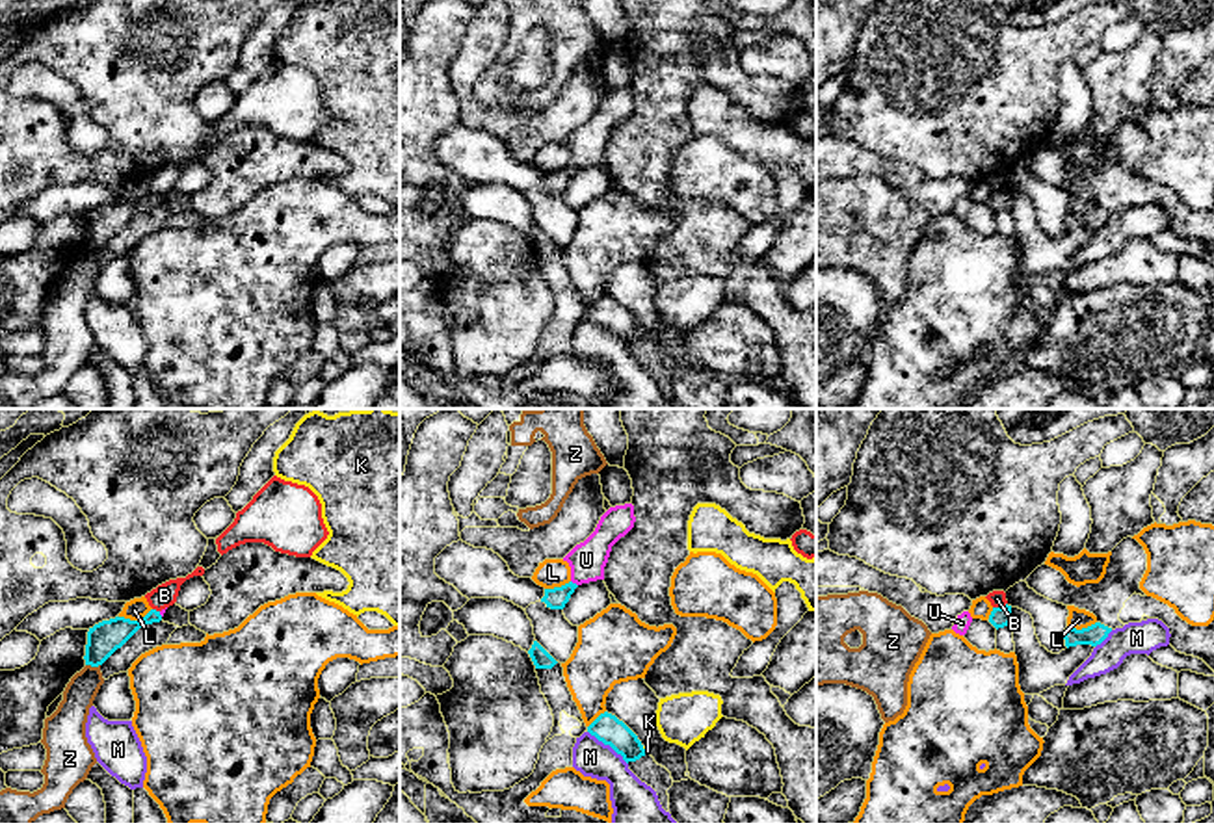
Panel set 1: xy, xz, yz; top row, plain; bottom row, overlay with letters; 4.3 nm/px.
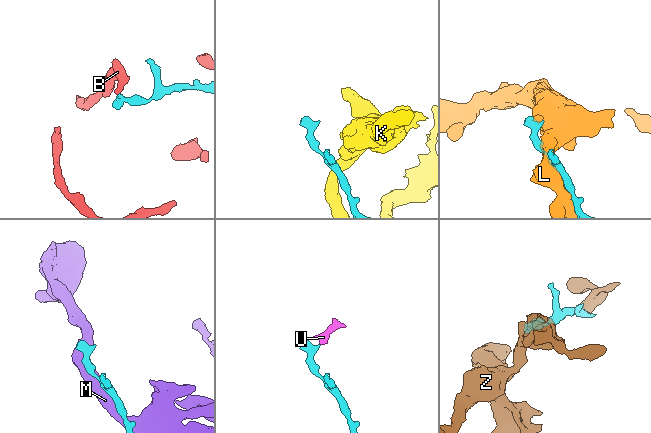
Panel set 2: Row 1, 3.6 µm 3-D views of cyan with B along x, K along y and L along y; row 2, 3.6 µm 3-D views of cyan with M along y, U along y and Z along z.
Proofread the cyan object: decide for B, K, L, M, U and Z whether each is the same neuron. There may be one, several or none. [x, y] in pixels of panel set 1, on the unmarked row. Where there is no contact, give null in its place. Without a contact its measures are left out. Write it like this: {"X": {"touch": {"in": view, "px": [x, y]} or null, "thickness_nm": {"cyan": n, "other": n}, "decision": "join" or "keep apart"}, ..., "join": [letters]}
{"B": {"touch": {"in": "yz", "px": [1001, 190]}, "thickness_nm": {"cyan": 90, "other": 70}, "decision": "keep apart"}, "K": {"touch": {"in": "xz", "px": [644, 335]}, "thickness_nm": {"cyan": 120, "other": 20}, "decision": "keep apart"}, "L": {"touch": {"in": "xy", "px": [134, 205]}, "thickness_nm": {"cyan": 140, "other": 90}, "decision": "keep apart"}, "M": {"touch": {"in": "xz", "px": [608, 327]}, "thickness_nm": {"cyan": 120, "other": 170}, "decision": "keep apart"}, "U": {"touch": {"in": "xz", "px": [575, 168]}, "thickness_nm": {"cyan": 90, "other": 160}, "decision": "join"}, "Z": {"touch": {"in": "xy", "px": [93, 249]}, "thickness_nm": {"cyan": 140, "other": 140}, "decision": "keep apart"}, "join": ["U"]}

